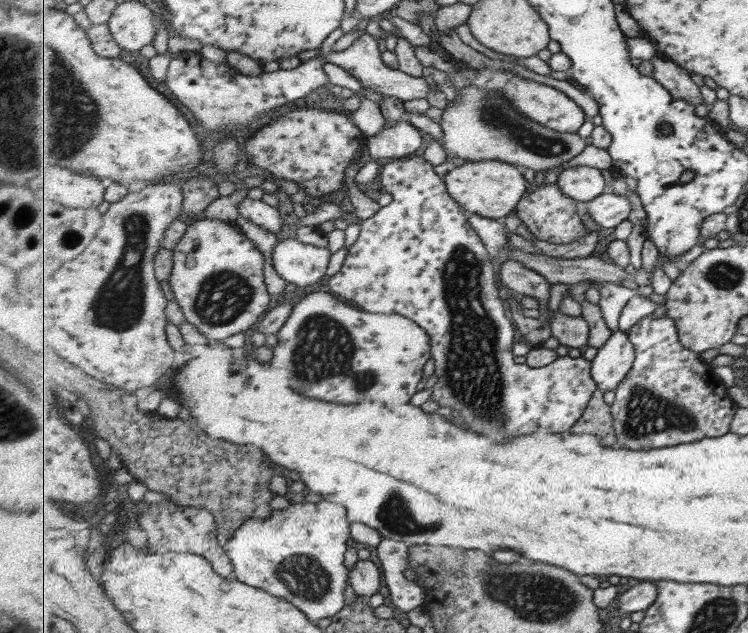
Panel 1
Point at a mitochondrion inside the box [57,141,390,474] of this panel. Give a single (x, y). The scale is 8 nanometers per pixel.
(120, 300)

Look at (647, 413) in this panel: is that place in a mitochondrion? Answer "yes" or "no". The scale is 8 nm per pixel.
yes

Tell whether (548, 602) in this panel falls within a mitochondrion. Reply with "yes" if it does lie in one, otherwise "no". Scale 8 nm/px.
yes

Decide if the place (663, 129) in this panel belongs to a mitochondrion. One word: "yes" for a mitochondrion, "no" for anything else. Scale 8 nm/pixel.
yes

